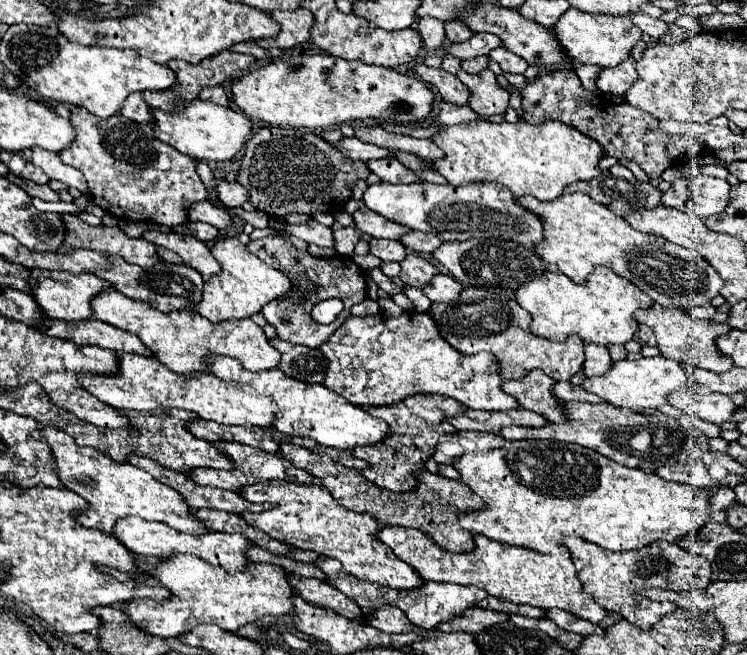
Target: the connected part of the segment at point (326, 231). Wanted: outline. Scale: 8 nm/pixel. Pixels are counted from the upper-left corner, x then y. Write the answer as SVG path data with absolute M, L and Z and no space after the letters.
M303 222L303 224L285 224L283 230L295 238L301 238L309 244L317 244L317 246L325 246L331 248L333 246L333 234L331 228L319 224L319 222Z

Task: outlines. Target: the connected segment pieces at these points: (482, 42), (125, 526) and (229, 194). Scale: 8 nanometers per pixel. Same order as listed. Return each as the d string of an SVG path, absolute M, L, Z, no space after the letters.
M479 32L479 34L473 34L465 42L451 44L449 50L443 50L443 54L455 56L459 60L469 60L469 58L475 58L475 56L481 56L481 54L487 56L497 46L501 46L501 40L497 36L493 36L489 32Z
M125 516L119 518L111 530L111 536L121 542L127 550L143 554L143 556L173 556L173 554L193 554L209 564L221 566L229 572L241 570L241 566L247 566L249 560L245 558L245 548L251 546L251 542L241 534L225 534L225 532L207 532L207 534L187 534L177 532L161 522L147 522L137 516Z
M221 180L219 186L217 186L217 198L219 198L219 202L223 206L235 208L235 206L241 206L243 202L247 202L249 194L247 194L247 190L239 182Z

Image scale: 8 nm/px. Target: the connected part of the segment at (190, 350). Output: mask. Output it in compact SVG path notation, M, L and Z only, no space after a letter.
M117 290L99 292L95 298L91 298L91 308L97 320L135 334L153 352L153 358L157 358L163 366L167 366L169 370L177 374L205 372L205 366L203 366L205 354L223 354L223 356L235 358L241 362L243 368L253 372L277 368L277 362L279 362L277 350L269 346L267 336L251 318L225 320L225 322L213 324L193 310L185 308L175 312L161 312L149 306L147 302L125 298Z

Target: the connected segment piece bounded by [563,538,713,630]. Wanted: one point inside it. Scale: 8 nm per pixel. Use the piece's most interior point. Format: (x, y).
(615, 580)

